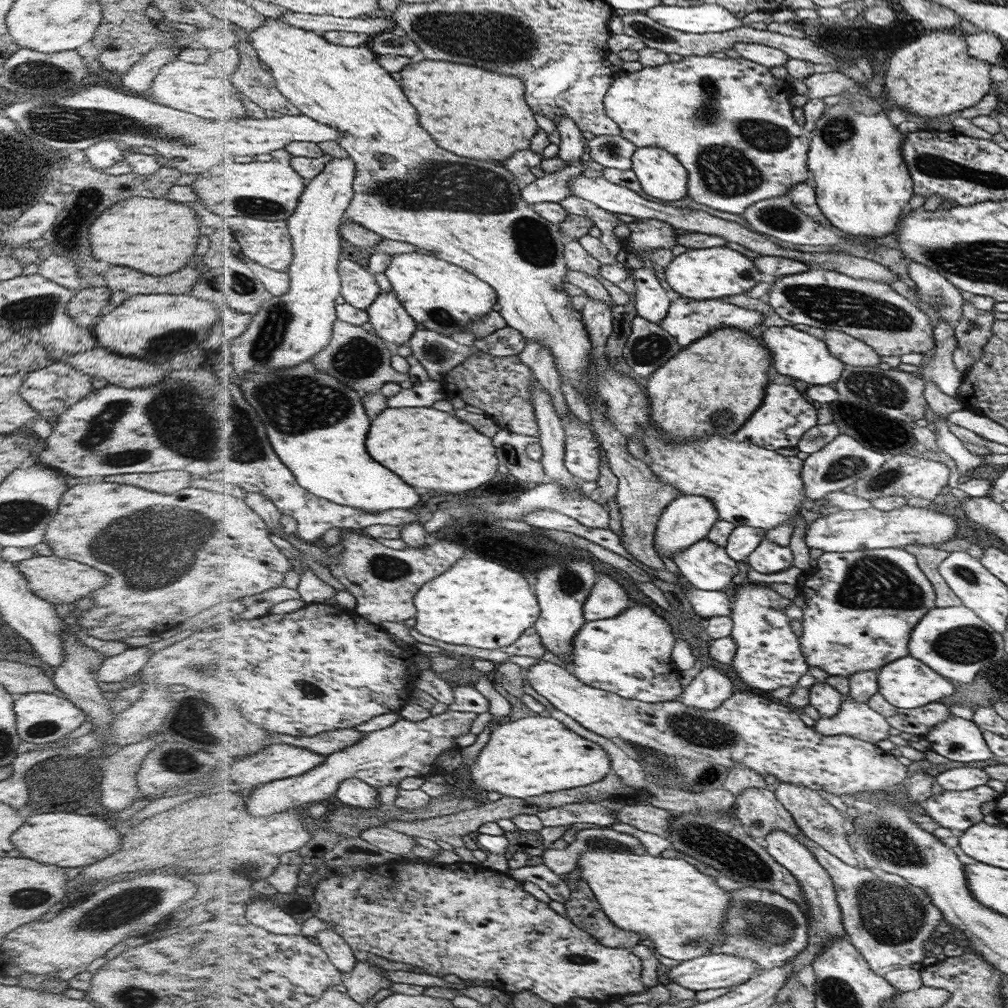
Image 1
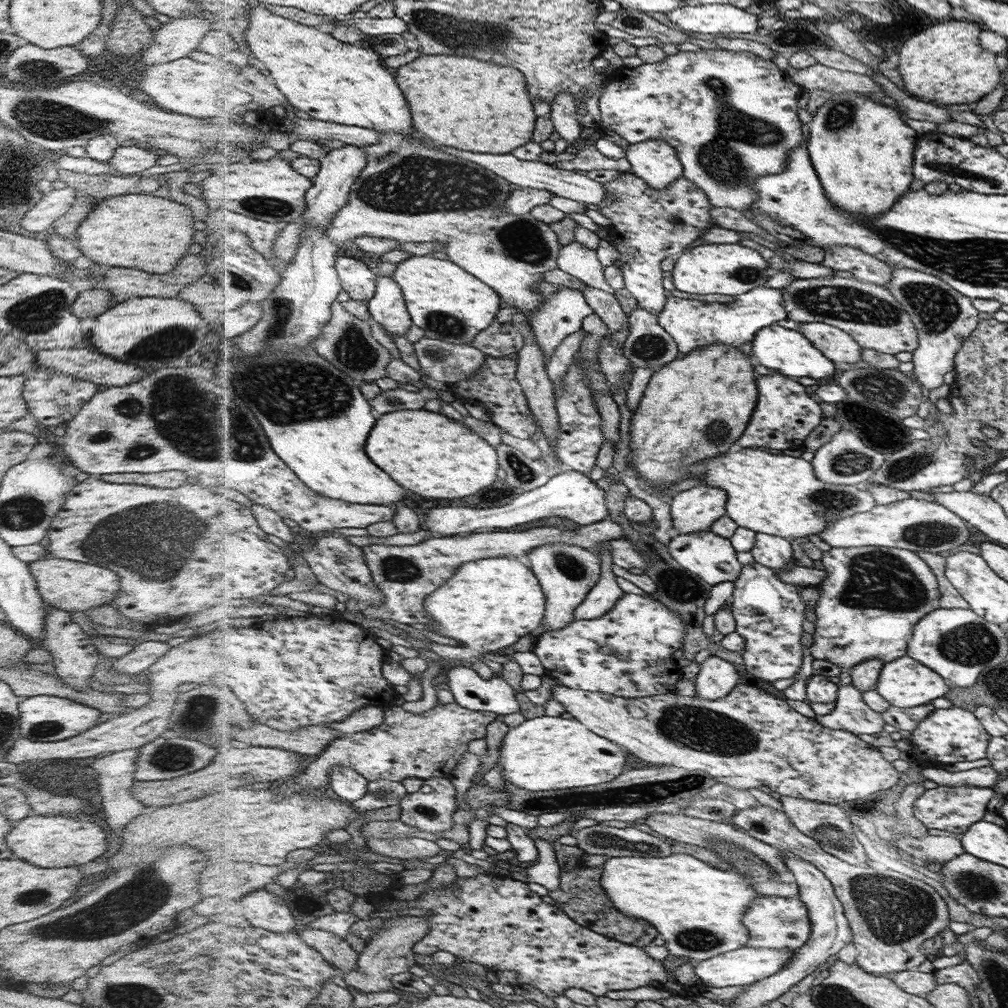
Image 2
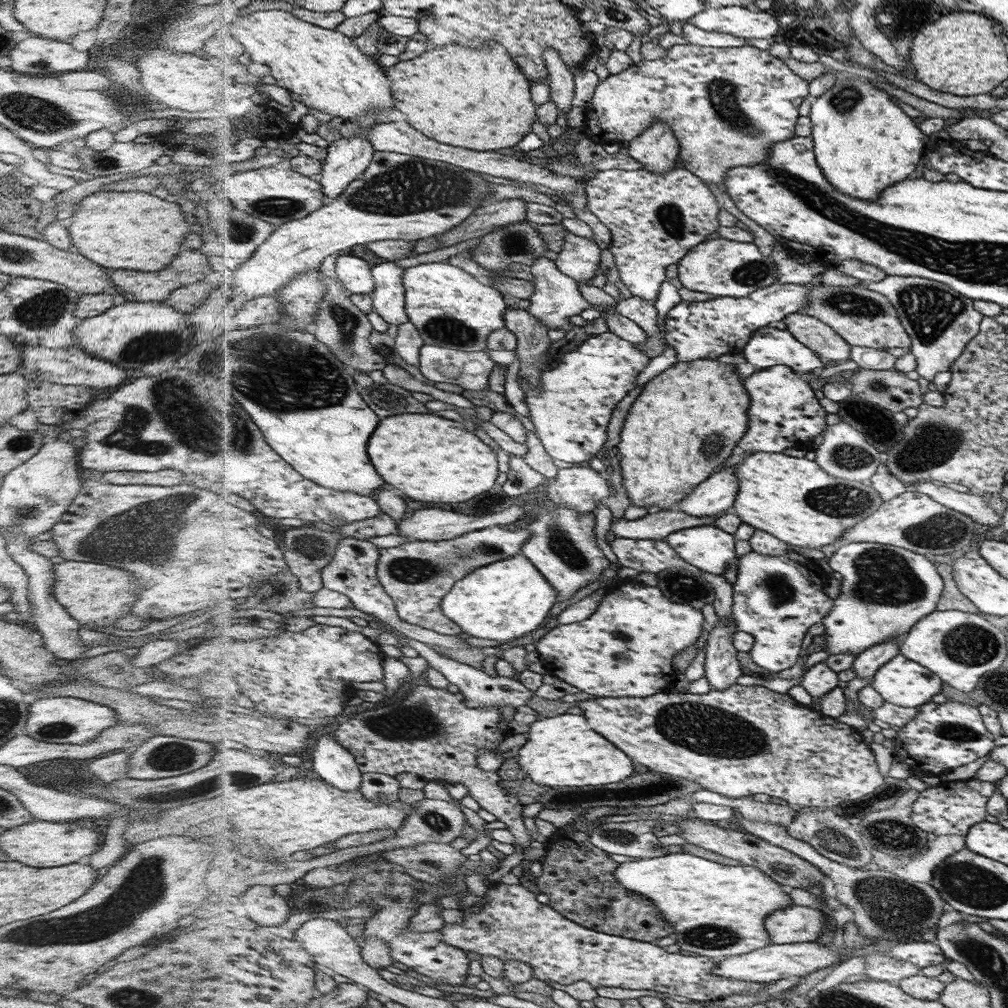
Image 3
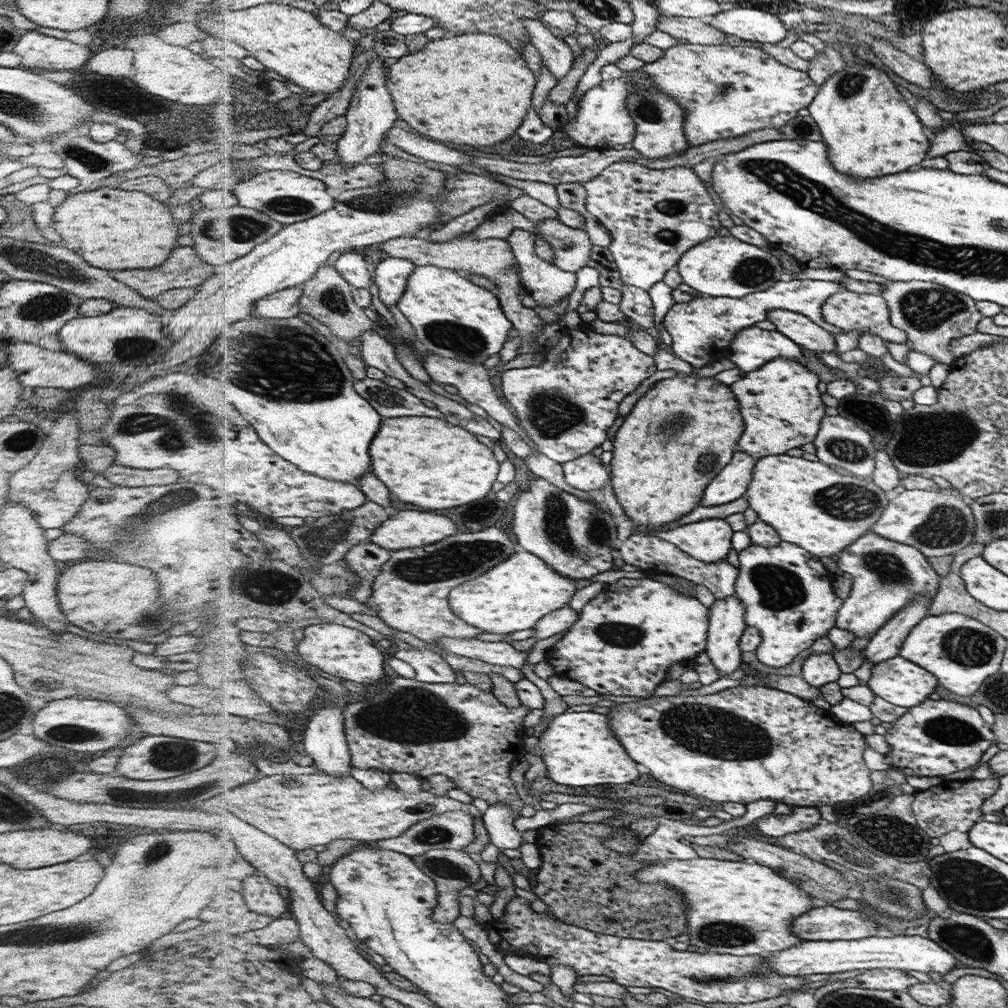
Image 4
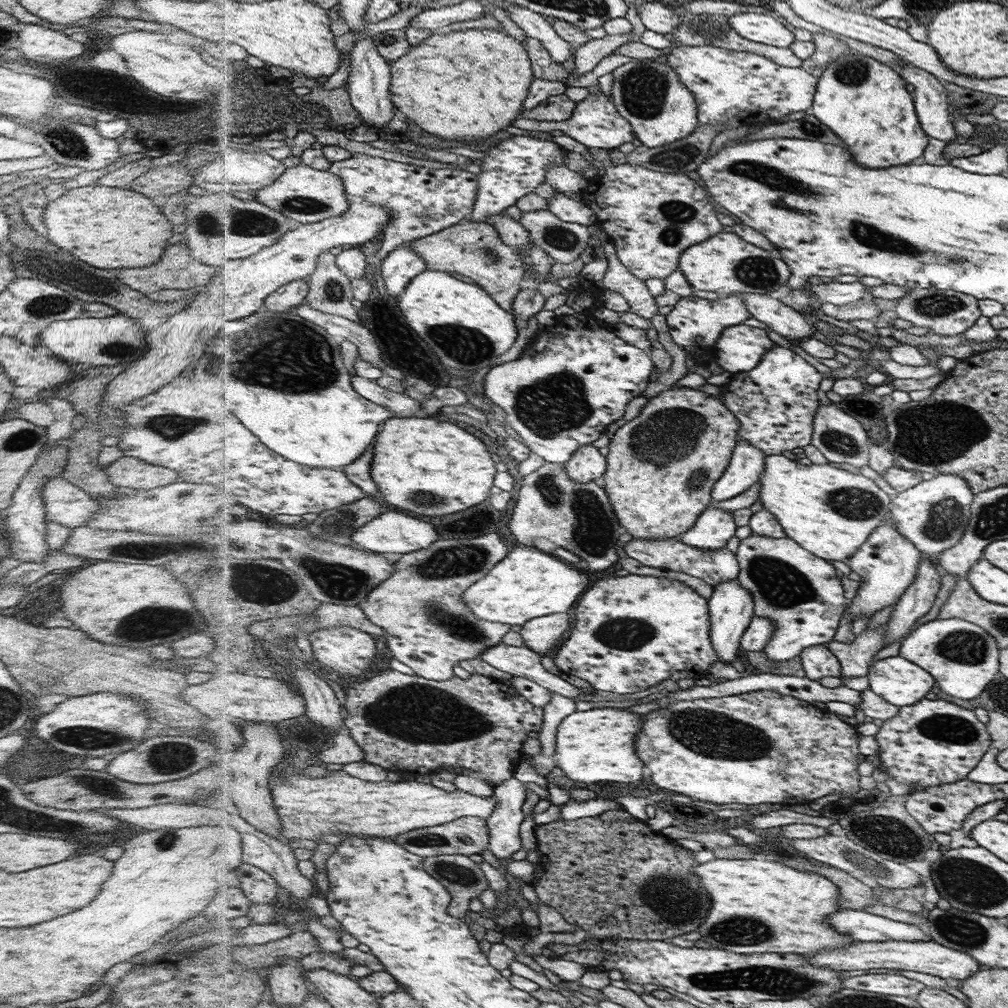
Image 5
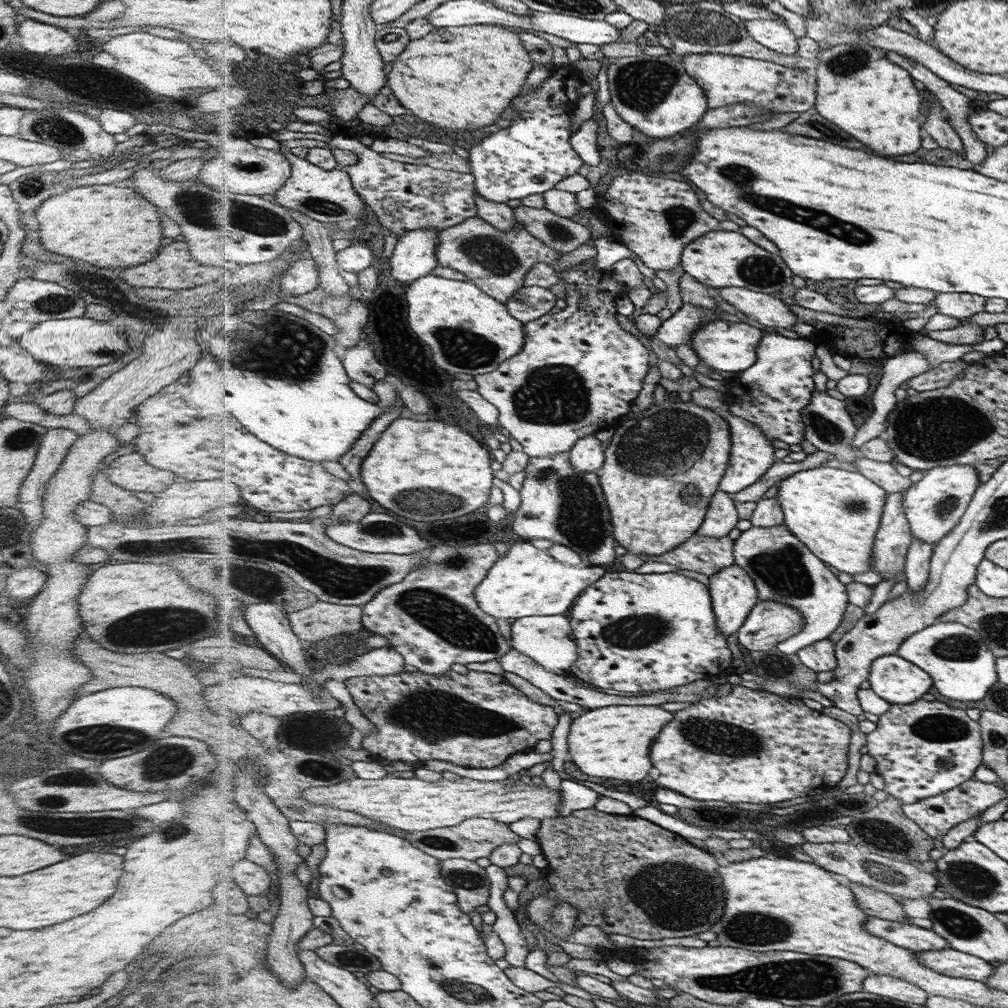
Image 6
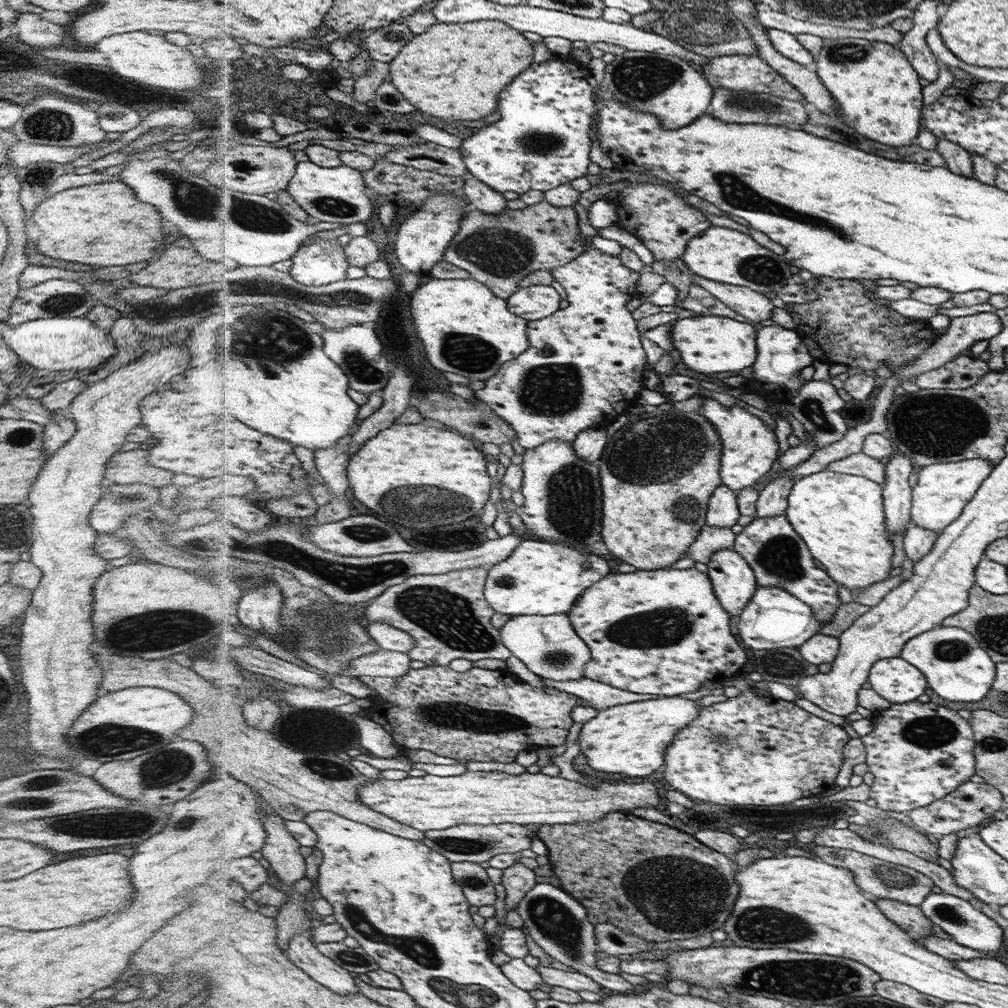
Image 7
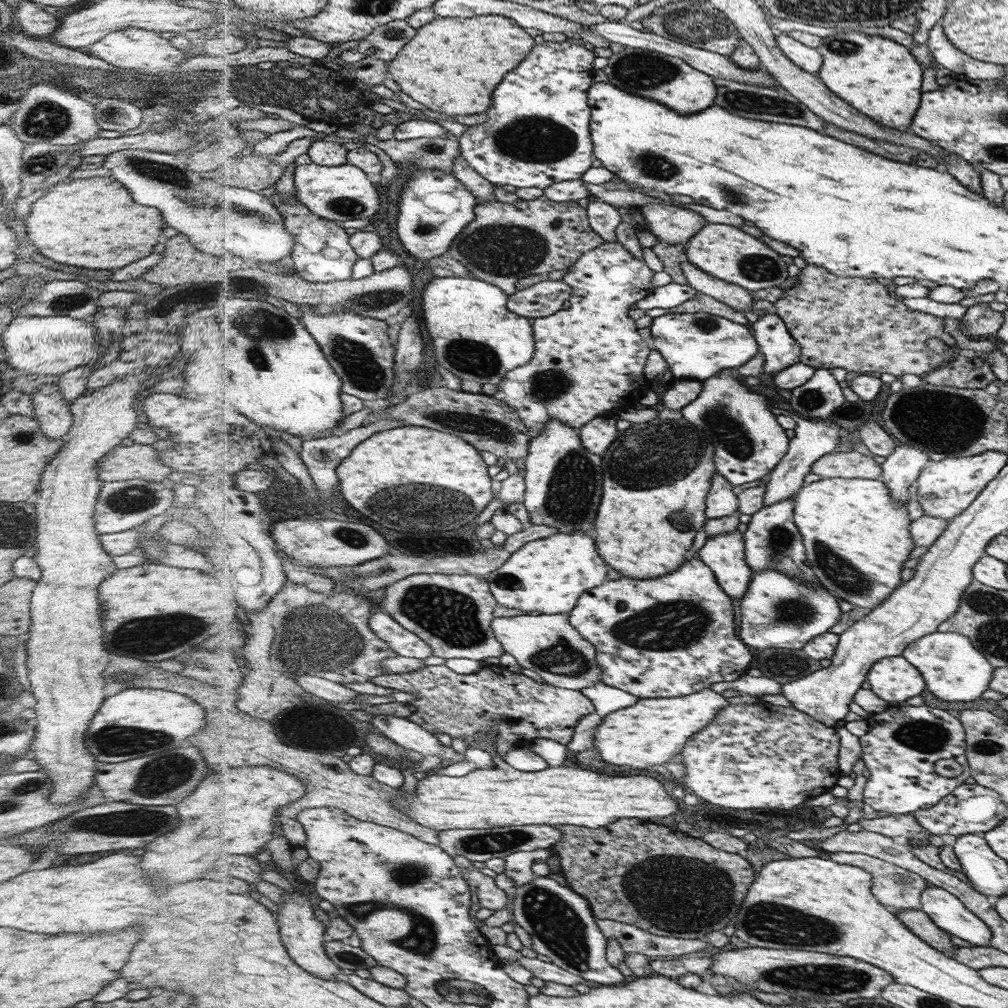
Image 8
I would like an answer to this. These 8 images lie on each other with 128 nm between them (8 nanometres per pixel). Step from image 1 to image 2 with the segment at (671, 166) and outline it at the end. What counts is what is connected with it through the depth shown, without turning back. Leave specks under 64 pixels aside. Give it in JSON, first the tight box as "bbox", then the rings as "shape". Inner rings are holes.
{"bbox":[625,139,683,190],"shape":[[[662,139],[629,143],[625,157],[631,164],[631,172],[643,178],[652,190],[668,190],[668,186],[683,176],[678,152]]]}

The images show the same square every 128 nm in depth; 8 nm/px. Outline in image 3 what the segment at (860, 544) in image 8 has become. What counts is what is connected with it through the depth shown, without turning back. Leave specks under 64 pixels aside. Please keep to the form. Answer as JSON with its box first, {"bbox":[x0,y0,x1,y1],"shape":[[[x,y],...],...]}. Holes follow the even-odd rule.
{"bbox":[732,453,884,550],"shape":[[[782,453],[748,455],[734,470],[740,488],[732,512],[741,518],[741,523],[764,530],[791,547],[820,550],[826,544],[838,546],[848,529],[874,514],[884,501],[874,486],[836,478],[812,460]]]}

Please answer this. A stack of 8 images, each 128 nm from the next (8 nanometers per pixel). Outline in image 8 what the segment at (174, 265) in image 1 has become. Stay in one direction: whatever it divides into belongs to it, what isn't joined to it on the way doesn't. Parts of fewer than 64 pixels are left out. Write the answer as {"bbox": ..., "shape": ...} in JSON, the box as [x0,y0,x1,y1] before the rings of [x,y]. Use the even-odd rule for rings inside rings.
{"bbox":[25,176,162,270],"shape":[[[112,176],[57,182],[32,204],[25,220],[27,240],[46,258],[94,270],[122,268],[152,254],[162,226],[162,214],[156,208],[136,204],[130,192]]]}

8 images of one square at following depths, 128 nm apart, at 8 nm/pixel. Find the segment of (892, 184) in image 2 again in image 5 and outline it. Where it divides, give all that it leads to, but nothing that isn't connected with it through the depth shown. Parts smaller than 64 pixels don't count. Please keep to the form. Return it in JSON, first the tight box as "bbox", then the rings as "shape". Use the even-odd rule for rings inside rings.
{"bbox":[809,51,928,168],"shape":[[[849,51],[832,60],[819,76],[815,105],[809,112],[831,128],[846,144],[860,166],[888,168],[921,161],[928,134],[920,128],[915,102],[897,68],[876,62],[870,56]]]}

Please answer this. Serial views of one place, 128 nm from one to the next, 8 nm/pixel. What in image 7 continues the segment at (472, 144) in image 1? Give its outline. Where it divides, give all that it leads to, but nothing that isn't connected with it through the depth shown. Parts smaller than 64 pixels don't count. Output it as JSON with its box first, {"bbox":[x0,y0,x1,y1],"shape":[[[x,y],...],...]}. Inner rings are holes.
{"bbox":[391,19,534,120],"shape":[[[482,19],[468,24],[438,23],[428,32],[414,38],[391,63],[392,82],[410,98],[423,113],[432,112],[440,118],[454,120],[482,120],[498,106],[500,88],[508,86],[532,64],[534,50],[528,39],[508,23],[501,20]]]}

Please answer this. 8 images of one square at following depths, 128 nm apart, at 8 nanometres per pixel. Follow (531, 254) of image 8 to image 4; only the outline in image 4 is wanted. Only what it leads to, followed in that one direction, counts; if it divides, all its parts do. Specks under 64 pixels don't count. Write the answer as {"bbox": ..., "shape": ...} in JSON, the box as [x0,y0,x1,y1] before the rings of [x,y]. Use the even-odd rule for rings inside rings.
{"bbox":[382,231,544,344],"shape":[[[473,231],[461,234],[448,242],[437,243],[432,239],[418,238],[416,236],[406,236],[395,238],[382,243],[382,250],[392,257],[412,259],[417,266],[440,266],[448,267],[460,272],[470,272],[471,274],[480,274],[488,280],[492,280],[498,287],[499,302],[503,307],[504,314],[507,315],[514,327],[522,338],[522,343],[530,344],[536,341],[538,336],[535,334],[543,328],[544,321],[538,316],[538,313],[532,308],[526,308],[521,300],[518,299],[522,289],[522,277],[514,271],[512,266],[517,265],[515,254],[507,240],[498,238],[476,239]]]}

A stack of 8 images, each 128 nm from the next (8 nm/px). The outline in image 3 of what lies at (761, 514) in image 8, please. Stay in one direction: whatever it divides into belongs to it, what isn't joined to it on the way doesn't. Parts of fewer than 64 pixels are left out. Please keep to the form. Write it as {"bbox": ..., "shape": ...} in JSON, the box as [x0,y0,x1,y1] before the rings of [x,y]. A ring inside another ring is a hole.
{"bbox":[731,548,832,676],"shape":[[[792,548],[782,556],[750,551],[739,557],[731,615],[738,630],[755,638],[749,650],[754,664],[774,676],[796,664],[808,628],[820,624],[831,612],[832,598],[823,592],[826,576],[825,572],[818,576],[820,569],[815,560],[805,558]]]}

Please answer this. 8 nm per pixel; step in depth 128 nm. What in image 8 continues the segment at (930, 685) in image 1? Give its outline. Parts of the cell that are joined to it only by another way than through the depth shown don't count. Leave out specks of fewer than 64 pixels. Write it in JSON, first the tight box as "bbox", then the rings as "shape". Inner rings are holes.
{"bbox":[867,656,925,705],"shape":[[[896,656],[875,662],[867,679],[870,690],[893,705],[920,695],[924,690],[925,678],[922,676],[907,658]]]}

